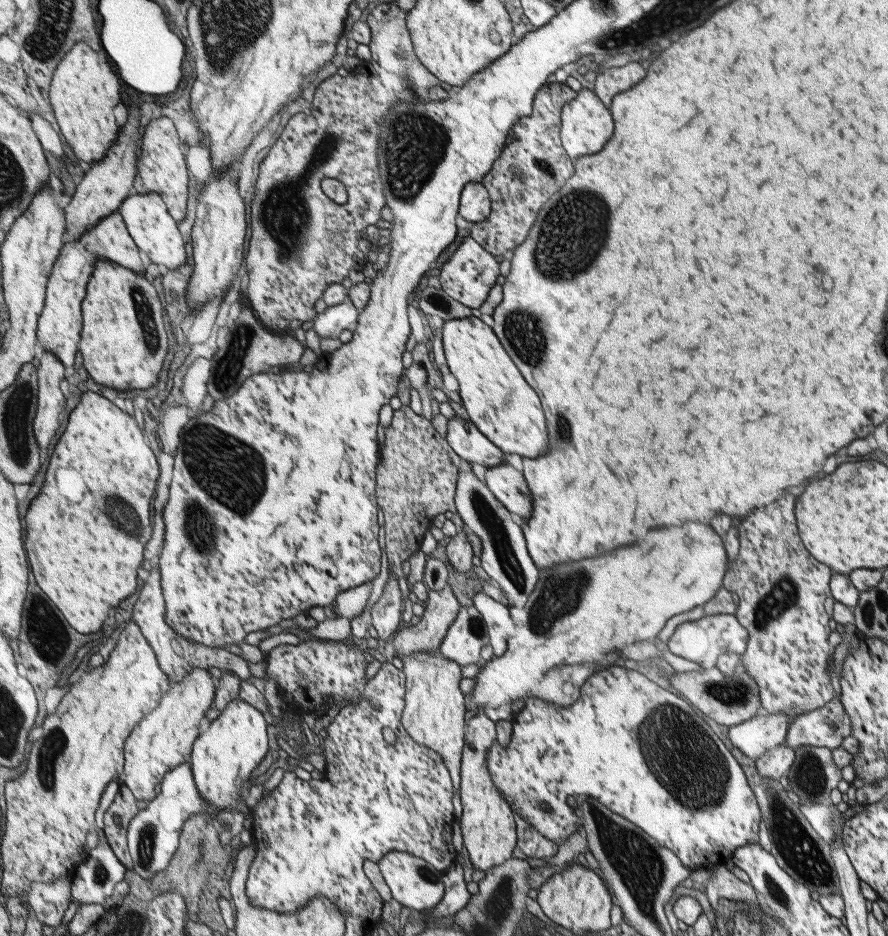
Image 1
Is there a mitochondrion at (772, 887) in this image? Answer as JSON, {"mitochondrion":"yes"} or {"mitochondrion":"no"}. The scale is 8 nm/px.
{"mitochondrion":"yes"}

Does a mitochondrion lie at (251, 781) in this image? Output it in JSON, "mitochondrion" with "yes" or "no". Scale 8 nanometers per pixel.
{"mitochondrion":"no"}

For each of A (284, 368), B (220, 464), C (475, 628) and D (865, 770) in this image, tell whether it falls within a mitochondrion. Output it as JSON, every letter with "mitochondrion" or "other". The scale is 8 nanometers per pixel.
{"A":"other","B":"mitochondrion","C":"mitochondrion","D":"other"}

